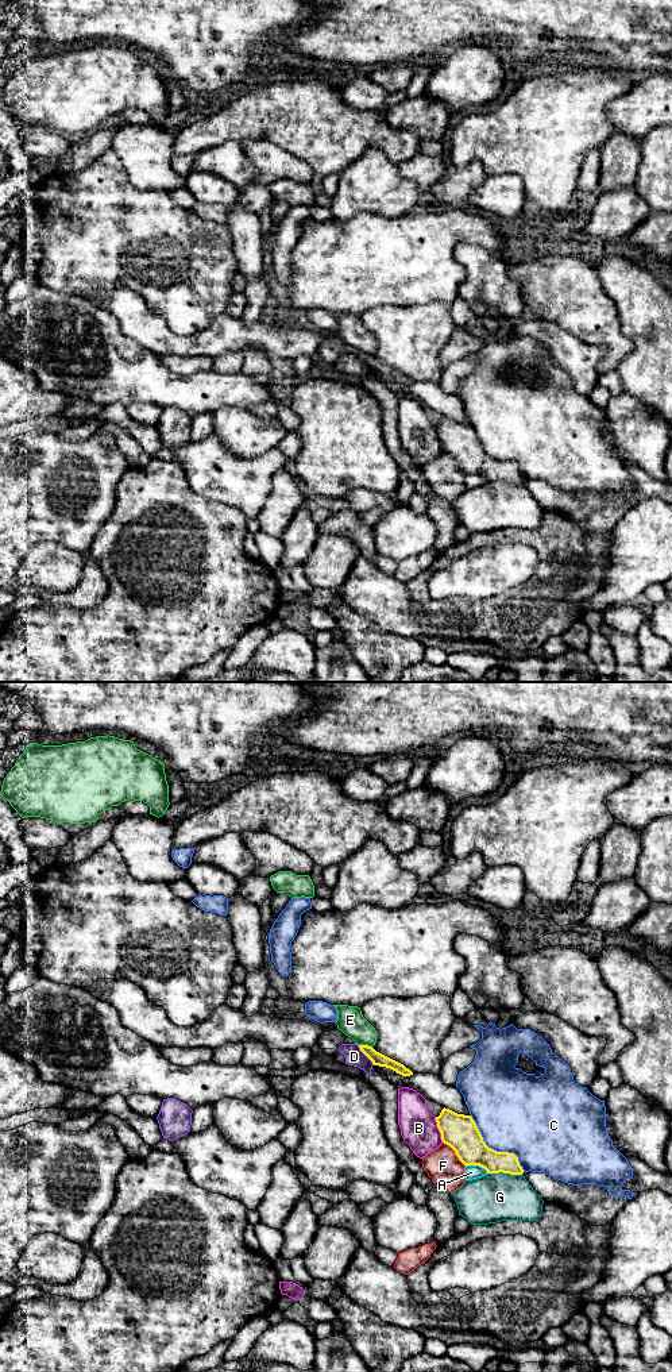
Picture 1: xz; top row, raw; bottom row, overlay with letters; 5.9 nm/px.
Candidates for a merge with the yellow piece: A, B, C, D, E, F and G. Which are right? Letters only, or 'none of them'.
none of them

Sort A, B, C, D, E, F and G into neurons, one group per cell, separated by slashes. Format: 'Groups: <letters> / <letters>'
Groups: A / B / C / D / E / F / G

